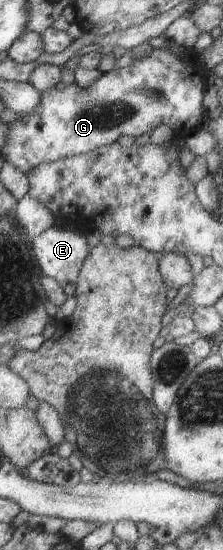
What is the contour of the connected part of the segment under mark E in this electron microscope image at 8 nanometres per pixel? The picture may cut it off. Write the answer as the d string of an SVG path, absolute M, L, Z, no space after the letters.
M54 224L43 230L41 234L32 237L28 243L41 275L51 277L58 282L58 286L61 287L66 297L73 296L79 269L89 250L84 232L75 227L63 230L60 225Z

